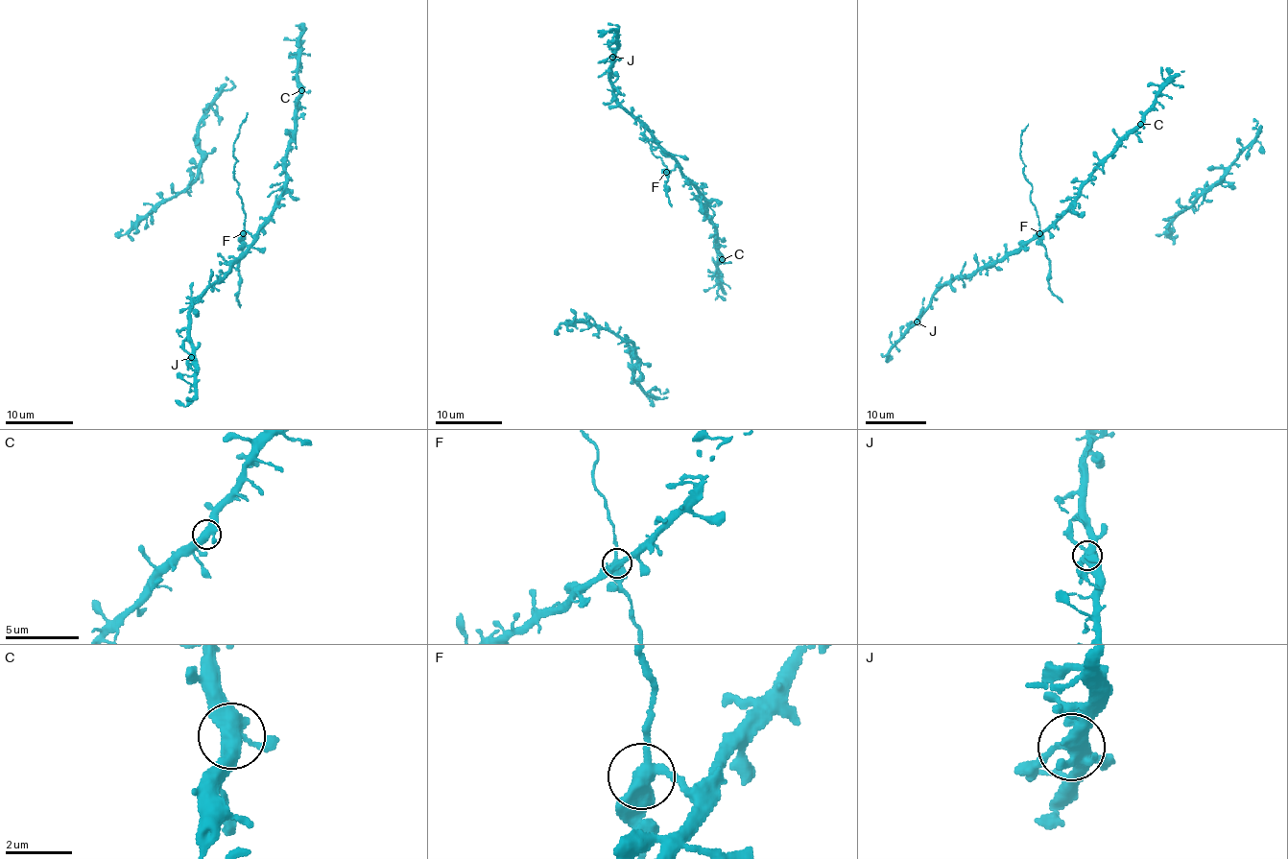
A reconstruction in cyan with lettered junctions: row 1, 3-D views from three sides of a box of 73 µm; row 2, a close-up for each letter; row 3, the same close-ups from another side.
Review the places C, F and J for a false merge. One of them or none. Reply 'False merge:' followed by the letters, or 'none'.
False merge: F

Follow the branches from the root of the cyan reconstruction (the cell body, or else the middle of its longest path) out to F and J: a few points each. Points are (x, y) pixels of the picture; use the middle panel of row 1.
F: (721, 253), (717, 226), (706, 211), (708, 202), (677, 167), (665, 173)
J: (721, 253), (717, 226), (706, 211), (708, 202), (618, 101), (609, 78), (612, 57)

